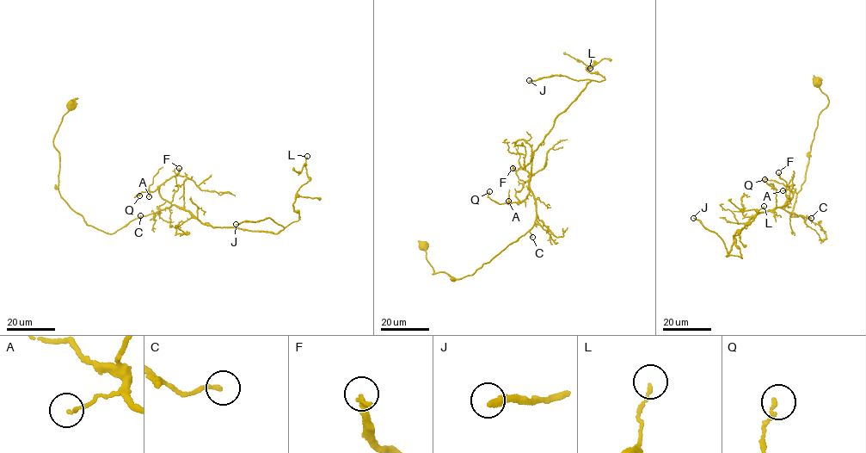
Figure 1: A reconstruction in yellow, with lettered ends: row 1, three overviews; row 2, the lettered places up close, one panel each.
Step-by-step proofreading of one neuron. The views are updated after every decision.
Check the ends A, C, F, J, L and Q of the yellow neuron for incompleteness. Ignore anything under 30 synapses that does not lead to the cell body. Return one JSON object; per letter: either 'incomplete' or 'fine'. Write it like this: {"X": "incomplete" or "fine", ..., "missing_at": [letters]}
{"A": "fine", "C": "incomplete", "F": "fine", "J": "incomplete", "L": "fine", "Q": "fine", "missing_at": ["C", "J"]}

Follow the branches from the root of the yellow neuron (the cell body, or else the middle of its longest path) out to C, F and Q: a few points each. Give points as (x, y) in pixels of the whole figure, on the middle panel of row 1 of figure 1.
C: (423, 245), (434, 272), (433, 275), (444, 272), (459, 280), (475, 272), (528, 231), (532, 237)
F: (423, 245), (433, 275), (444, 272), (459, 280), (531, 230), (535, 200), (529, 183), (518, 179), (512, 168)
Q: (423, 245), (433, 275), (459, 280), (532, 228), (531, 190), (518, 204), (498, 204), (489, 191)

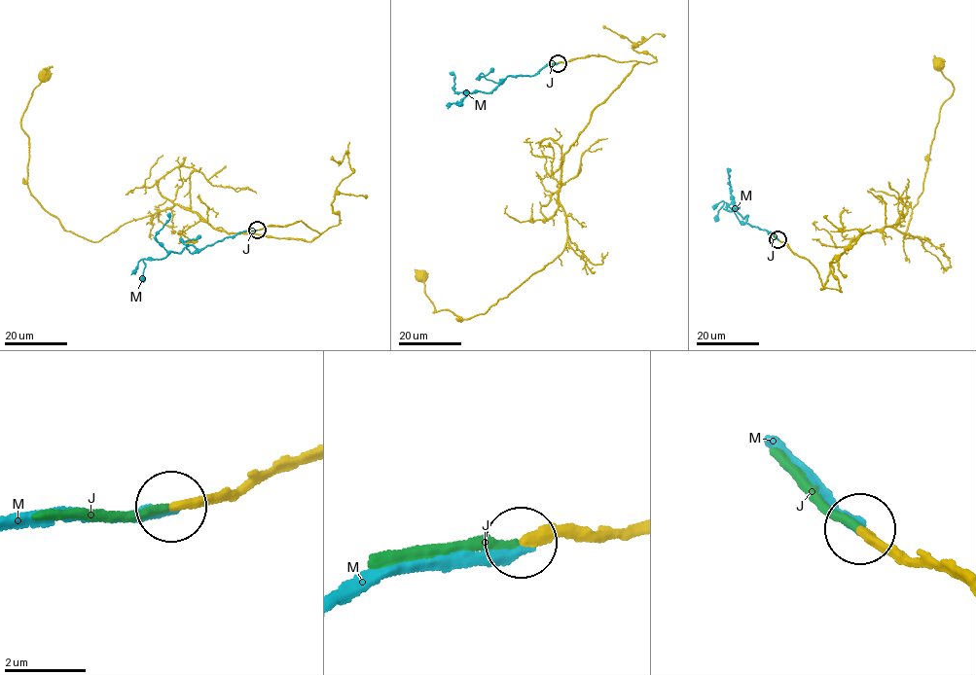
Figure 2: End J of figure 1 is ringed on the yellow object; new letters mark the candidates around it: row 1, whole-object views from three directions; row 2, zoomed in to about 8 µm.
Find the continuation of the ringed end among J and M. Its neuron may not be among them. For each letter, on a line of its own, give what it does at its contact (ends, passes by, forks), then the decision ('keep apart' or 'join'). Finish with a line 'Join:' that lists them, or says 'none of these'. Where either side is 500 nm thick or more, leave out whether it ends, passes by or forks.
J: it ends | join
M: it ends | keep apart
Join: J

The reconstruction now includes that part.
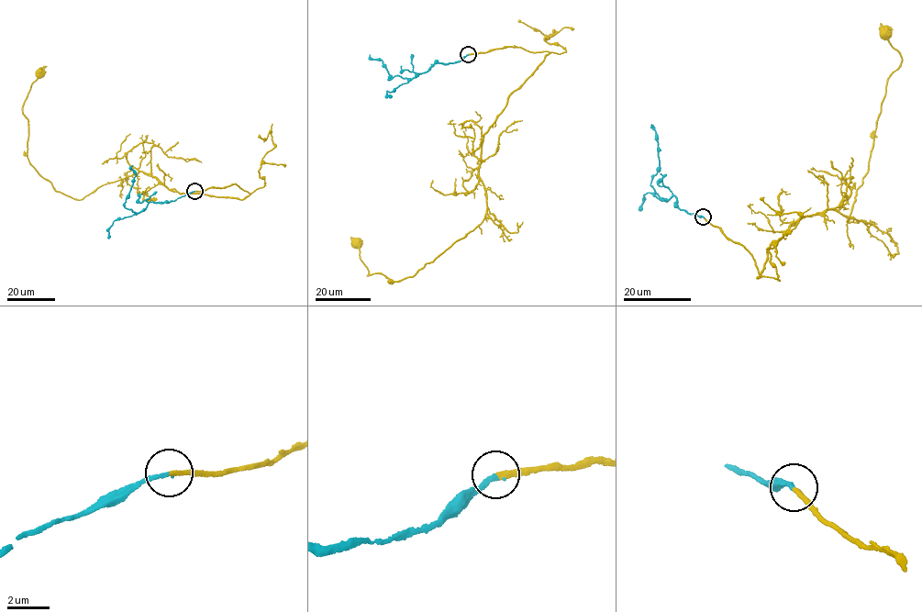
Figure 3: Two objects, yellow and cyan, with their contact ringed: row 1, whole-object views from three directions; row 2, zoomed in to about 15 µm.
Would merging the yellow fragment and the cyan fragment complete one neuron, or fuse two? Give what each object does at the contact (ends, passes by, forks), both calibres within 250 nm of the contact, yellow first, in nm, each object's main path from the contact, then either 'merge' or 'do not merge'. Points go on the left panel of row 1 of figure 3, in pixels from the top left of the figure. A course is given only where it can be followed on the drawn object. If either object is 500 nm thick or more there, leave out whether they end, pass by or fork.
yellow ends | cyan ends | 240/200 nm | yellow via (194, 191), (249, 194), (180, 193), (138, 171), (83, 198), (56, 190), (27, 158), (22, 109), (39, 74) | cyan via (194, 191), (167, 203), (149, 202), (135, 213), (125, 207), (124, 204), (136, 175), (131, 168), (133, 165) | merge

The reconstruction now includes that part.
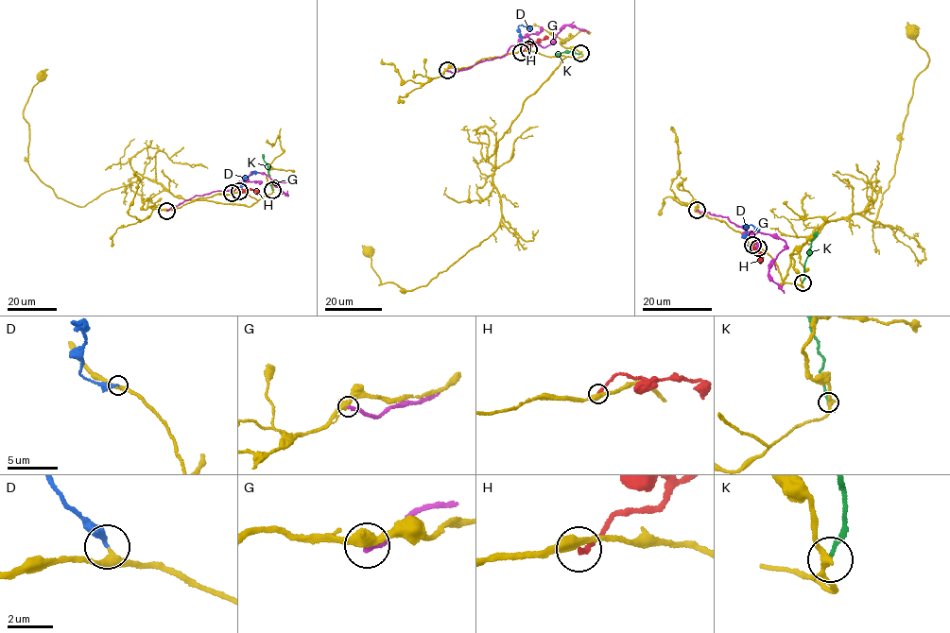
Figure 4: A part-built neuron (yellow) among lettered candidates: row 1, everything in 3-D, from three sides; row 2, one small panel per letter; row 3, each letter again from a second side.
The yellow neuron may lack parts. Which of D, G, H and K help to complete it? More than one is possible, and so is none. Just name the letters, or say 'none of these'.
D

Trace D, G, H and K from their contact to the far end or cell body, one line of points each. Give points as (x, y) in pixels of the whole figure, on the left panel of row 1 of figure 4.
D: (239, 191), (243, 180), (252, 171), (258, 172)
G: (166, 210), (196, 196), (232, 189), (252, 172), (267, 176), (287, 196)
H: (232, 193), (239, 188), (252, 189), (257, 195)
K: (272, 190), (263, 154)

